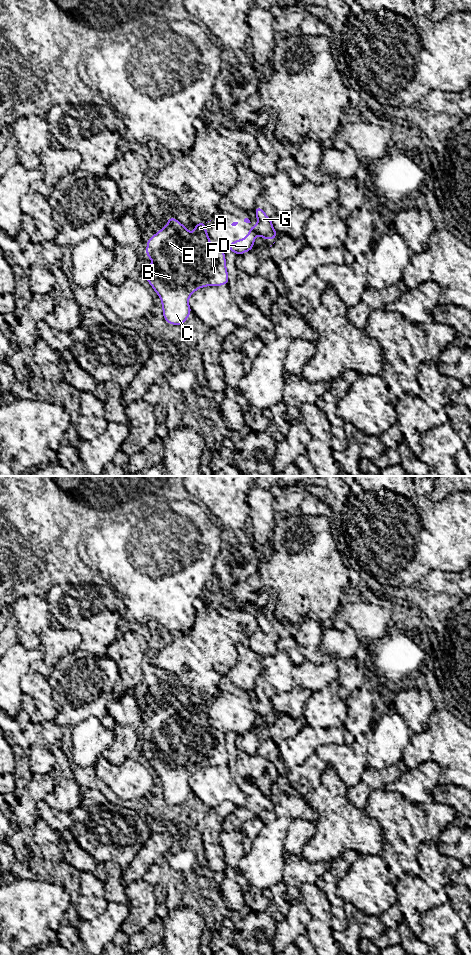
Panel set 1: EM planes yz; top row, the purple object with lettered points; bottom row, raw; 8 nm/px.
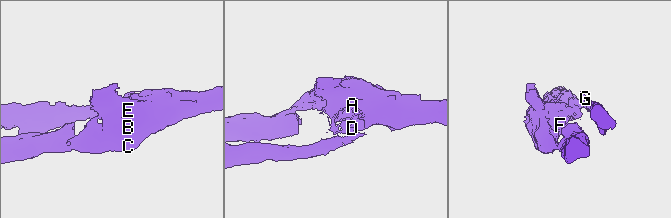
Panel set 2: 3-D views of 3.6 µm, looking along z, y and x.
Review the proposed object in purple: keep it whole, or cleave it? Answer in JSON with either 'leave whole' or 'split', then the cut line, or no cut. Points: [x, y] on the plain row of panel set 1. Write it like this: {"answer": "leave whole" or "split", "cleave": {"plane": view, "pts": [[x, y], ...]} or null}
{"answer": "split", "cleave": {"plane": "yz", "pts": [[254, 708], [257, 713]]}}

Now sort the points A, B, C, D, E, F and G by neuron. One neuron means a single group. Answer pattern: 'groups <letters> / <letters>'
groups A B C D E F / G

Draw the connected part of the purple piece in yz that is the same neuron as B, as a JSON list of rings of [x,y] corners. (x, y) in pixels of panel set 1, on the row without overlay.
[[[175,697],[168,698],[168,704],[146,722],[146,735],[154,745],[142,744],[143,755],[162,782],[163,797],[168,804],[182,805],[192,792],[188,779],[199,768],[227,765],[225,732],[211,725],[206,712],[206,703],[195,704],[195,711],[189,712]]]

